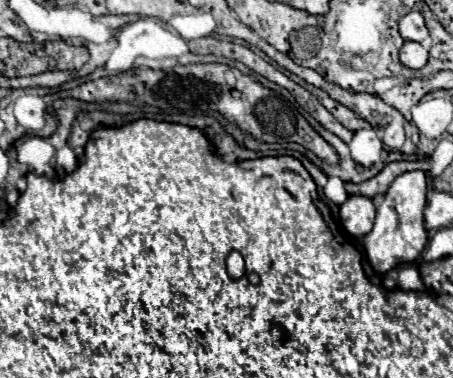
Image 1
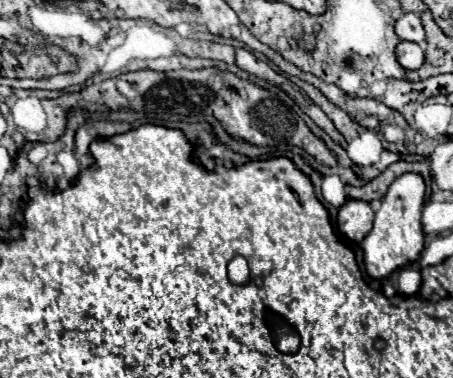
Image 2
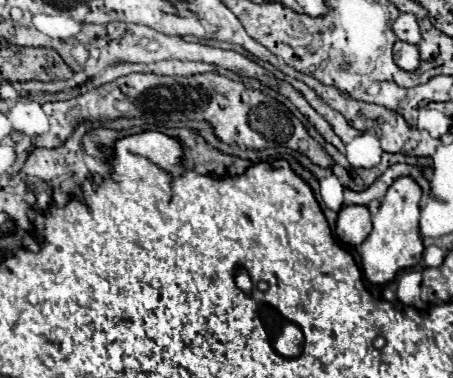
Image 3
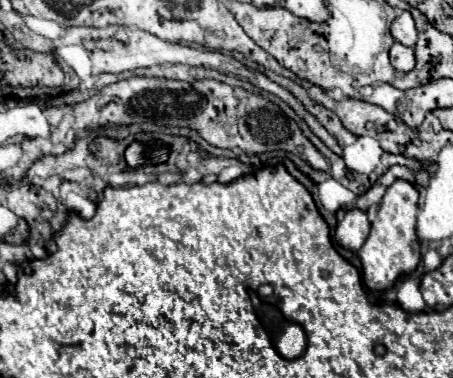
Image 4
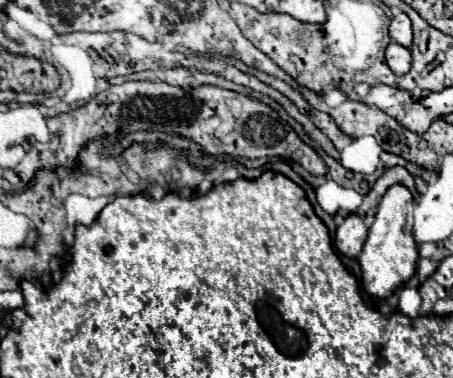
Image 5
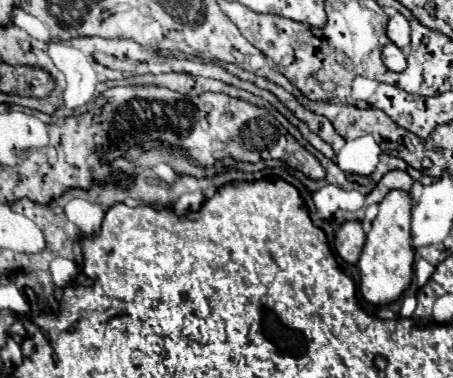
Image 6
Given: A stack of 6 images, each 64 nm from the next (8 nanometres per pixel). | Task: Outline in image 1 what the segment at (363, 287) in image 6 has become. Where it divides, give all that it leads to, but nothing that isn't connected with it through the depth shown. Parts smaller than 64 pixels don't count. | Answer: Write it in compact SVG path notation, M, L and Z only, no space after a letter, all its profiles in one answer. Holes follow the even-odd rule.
M420 170L400 174L384 194L380 208L376 210L374 228L364 236L364 250L370 266L378 274L386 274L400 258L412 258L412 262L420 256L428 242L428 232L424 228L424 208L426 208L426 176Z

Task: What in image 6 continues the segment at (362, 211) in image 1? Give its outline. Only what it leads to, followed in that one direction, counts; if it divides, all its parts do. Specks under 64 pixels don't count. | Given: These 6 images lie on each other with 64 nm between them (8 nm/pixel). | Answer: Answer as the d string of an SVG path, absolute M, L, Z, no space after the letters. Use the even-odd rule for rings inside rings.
M344 222L338 232L336 232L336 240L334 240L334 248L338 252L338 256L348 262L348 264L356 264L364 246L366 234L360 226L360 222Z

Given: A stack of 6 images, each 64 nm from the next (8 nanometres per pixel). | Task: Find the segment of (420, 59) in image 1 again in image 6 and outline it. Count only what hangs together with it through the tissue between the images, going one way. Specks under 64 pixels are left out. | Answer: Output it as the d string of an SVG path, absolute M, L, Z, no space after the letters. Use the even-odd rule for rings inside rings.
M386 44L382 50L382 62L392 72L402 72L406 68L406 56L396 44Z

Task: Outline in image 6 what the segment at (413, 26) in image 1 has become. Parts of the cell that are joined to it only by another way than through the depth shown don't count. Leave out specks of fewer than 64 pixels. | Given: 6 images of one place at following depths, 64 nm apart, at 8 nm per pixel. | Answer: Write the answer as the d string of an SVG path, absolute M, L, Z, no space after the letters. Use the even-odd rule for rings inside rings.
M394 14L388 22L388 32L386 36L390 42L394 42L398 48L404 48L410 44L410 24L402 14Z

